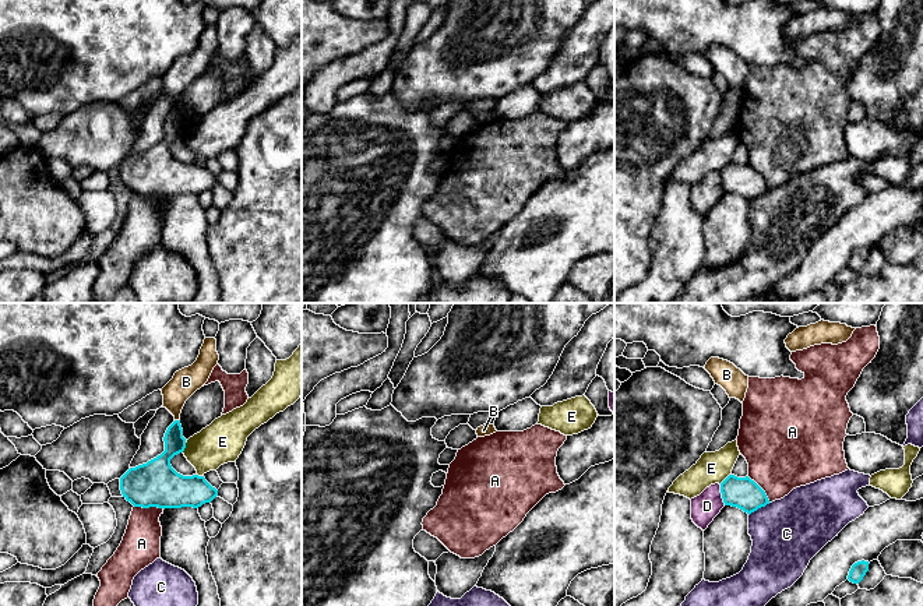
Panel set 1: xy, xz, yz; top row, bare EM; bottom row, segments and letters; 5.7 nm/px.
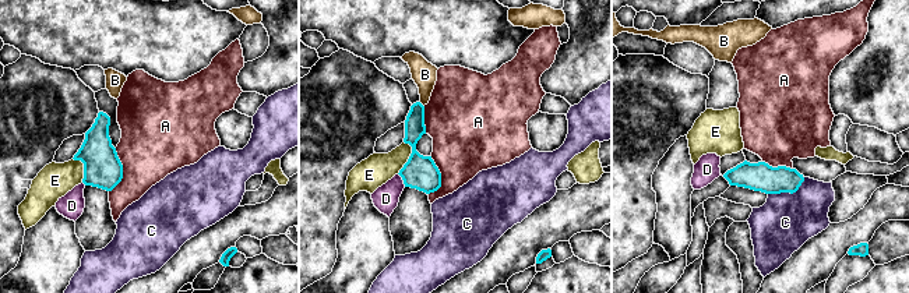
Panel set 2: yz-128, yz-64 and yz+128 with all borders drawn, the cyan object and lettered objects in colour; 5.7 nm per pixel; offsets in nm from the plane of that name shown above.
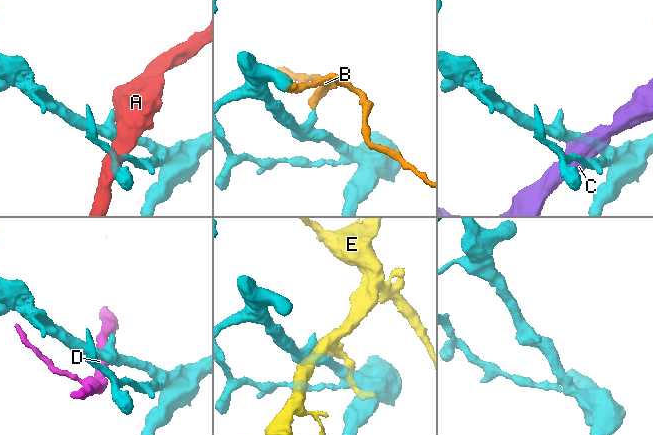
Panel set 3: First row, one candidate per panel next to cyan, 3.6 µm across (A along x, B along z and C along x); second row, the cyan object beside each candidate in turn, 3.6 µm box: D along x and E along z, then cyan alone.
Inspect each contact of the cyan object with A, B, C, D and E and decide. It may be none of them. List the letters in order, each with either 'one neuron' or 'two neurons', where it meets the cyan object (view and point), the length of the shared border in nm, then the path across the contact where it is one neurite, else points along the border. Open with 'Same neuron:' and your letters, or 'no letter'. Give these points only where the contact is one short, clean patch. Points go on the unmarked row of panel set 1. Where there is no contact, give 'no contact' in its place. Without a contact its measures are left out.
Same neuron: no letter
A: two neurons; contact xy (150, 193); length 180 nm
B: two neurons; contact xy (178, 108); length 30 nm; border xy (175, 106), (179, 108)
C: two neurons; contact yz (758, 194); length 150 nm; border yz (770, 190), (758, 194), (749, 203)
D: two neurons; contact yz (722, 182); length 120 nm; border yz (719, 172), (725, 191)
E: two neurons; contact yz (726, 165); length 90 nm

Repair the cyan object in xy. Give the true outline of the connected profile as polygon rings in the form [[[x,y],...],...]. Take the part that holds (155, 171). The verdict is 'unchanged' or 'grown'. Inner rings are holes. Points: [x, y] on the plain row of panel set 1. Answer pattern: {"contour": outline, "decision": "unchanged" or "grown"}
{"contour": [[[175,108],[166,117],[165,138],[147,151],[130,155],[120,165],[123,184],[134,194],[158,195],[198,195],[211,190],[218,177],[204,163],[183,163],[177,161],[170,147],[183,140],[186,126],[180,108]]], "decision": "unchanged"}

